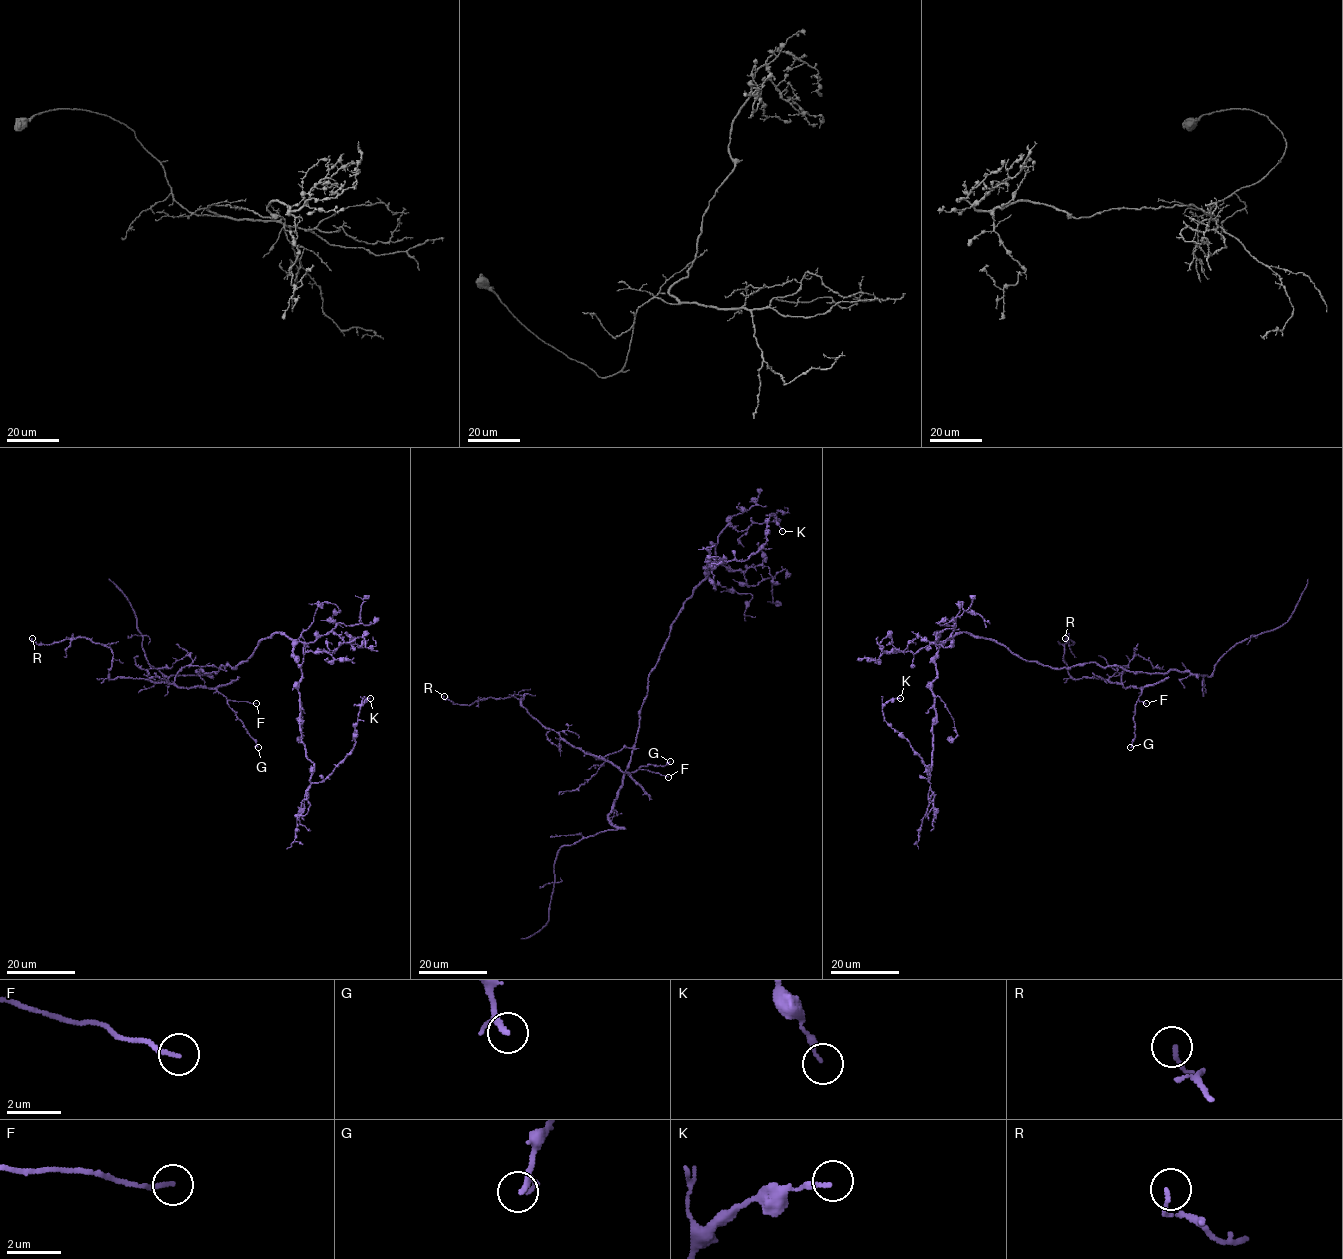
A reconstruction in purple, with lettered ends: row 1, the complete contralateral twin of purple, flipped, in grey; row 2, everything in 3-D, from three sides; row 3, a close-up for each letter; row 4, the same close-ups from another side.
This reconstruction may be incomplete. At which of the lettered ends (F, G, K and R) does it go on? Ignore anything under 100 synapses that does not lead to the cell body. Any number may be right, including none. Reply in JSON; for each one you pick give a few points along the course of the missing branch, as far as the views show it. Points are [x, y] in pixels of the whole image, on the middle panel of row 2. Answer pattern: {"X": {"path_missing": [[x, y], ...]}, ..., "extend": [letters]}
{"extend": []}

